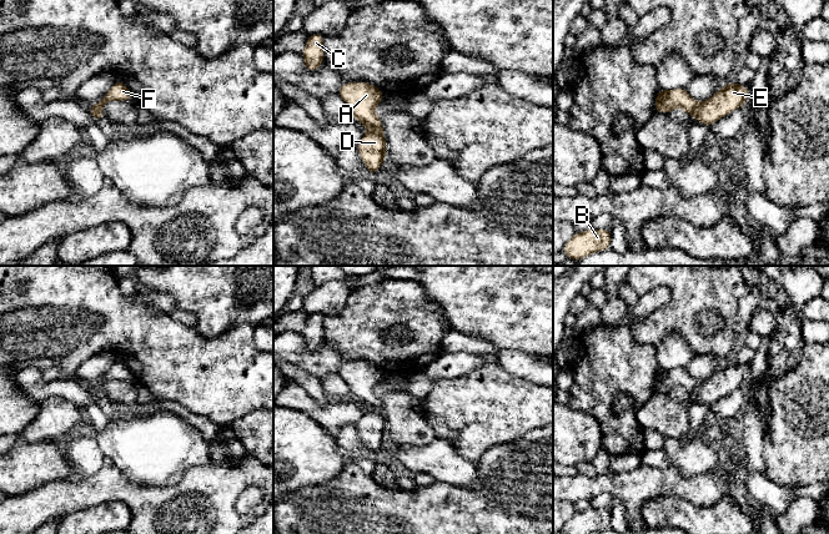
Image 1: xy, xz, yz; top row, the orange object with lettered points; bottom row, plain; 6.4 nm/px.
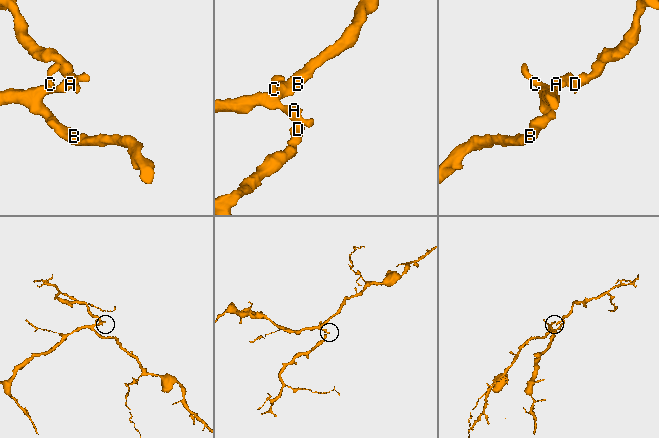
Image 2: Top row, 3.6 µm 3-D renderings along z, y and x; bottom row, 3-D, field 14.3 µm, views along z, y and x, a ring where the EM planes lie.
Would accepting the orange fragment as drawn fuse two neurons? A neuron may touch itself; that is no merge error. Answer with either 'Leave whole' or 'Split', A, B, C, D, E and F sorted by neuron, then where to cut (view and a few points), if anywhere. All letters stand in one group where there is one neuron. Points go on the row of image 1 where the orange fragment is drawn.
Split. Groups: A B C F / D E. Split along xz (368, 127), (381, 132)

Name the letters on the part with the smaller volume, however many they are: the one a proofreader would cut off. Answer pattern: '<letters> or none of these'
D, E

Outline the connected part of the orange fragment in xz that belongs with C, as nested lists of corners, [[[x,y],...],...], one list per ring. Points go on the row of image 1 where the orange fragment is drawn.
[[[315,32],[307,37],[305,49],[302,50],[305,69],[313,72],[323,64],[323,35]]]

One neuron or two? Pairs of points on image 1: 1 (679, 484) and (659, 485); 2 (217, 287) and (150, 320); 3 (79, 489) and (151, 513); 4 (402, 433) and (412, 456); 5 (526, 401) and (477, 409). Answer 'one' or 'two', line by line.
1: one
2: two
3: one
4: two
5: one

